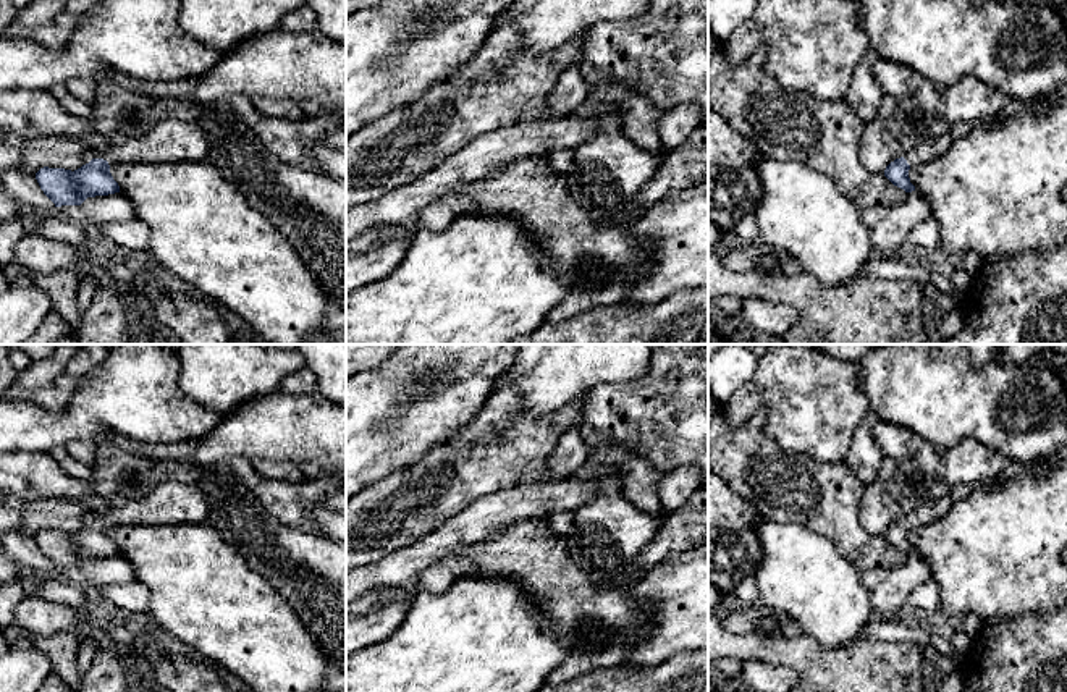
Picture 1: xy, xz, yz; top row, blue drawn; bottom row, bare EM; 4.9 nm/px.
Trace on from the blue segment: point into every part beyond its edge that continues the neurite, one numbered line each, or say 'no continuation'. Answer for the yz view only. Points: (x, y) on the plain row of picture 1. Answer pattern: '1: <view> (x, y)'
1: yz (930, 511)

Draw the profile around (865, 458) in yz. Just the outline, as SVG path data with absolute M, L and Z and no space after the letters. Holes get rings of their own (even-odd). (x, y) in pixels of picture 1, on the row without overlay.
M870 409L862 420L846 458L846 464L857 474L865 487L878 479L884 459L883 451L873 438L873 427L876 422L878 417Z

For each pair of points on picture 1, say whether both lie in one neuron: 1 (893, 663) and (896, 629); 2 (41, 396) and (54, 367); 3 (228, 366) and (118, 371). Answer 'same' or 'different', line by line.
1: different
2: different
3: different

